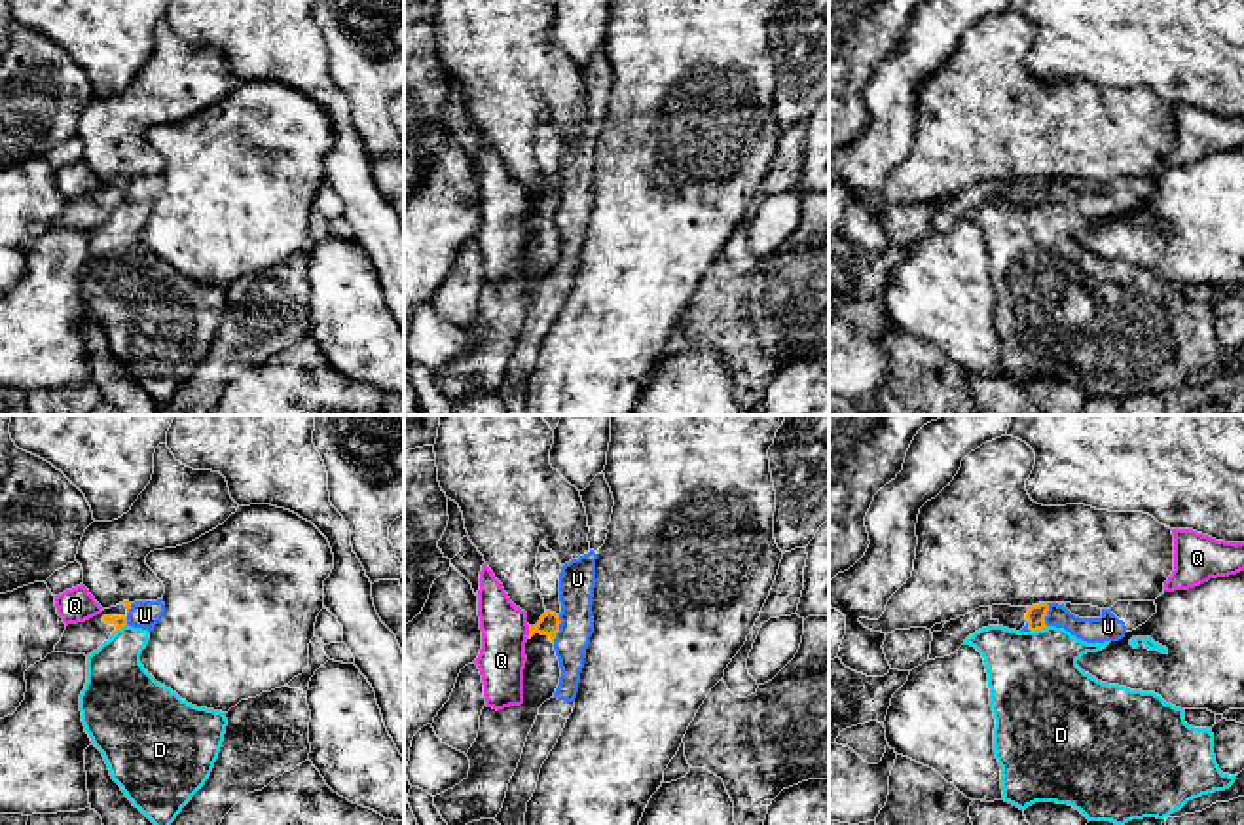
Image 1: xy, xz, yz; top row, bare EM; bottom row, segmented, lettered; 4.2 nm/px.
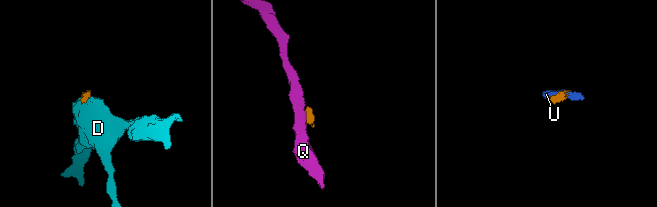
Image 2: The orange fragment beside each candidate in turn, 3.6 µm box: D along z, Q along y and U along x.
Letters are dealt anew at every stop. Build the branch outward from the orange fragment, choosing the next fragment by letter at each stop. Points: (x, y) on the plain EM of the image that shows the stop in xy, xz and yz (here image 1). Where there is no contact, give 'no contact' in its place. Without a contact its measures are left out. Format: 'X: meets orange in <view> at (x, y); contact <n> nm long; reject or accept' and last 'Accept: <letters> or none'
D: meets orange in yz at (1038, 203); contact 80 nm long; reject
Q: meets orange in xz at (530, 207); contact 60 nm long; reject
U: meets orange in xz at (558, 203); contact 120 nm long; reject
Accept: none

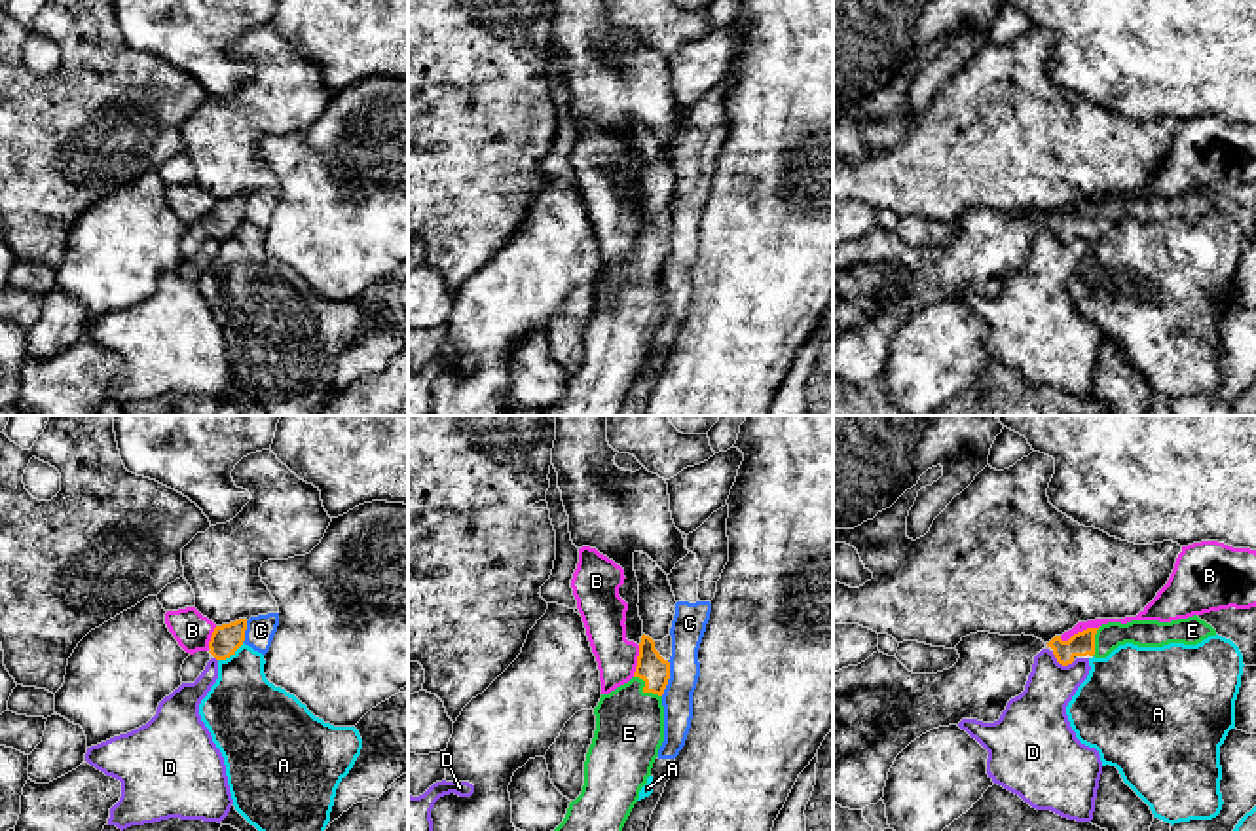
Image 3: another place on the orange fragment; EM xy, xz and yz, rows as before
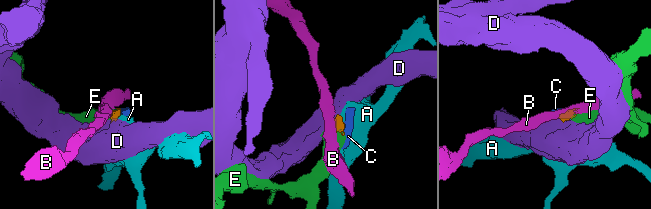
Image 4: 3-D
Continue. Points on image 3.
A: meets orange in xy at (230, 230); contact 130 nm long; reject
B: meets orange in yz at (1078, 207); contact 190 nm long; reject
C: meets orange in xz at (668, 253); contact 160 nm long; reject
D: meets orange in yz at (1061, 238); contact 110 nm long; reject
E: meets orange in xz at (644, 264); contact 150 nm long; accept
Accept: E

